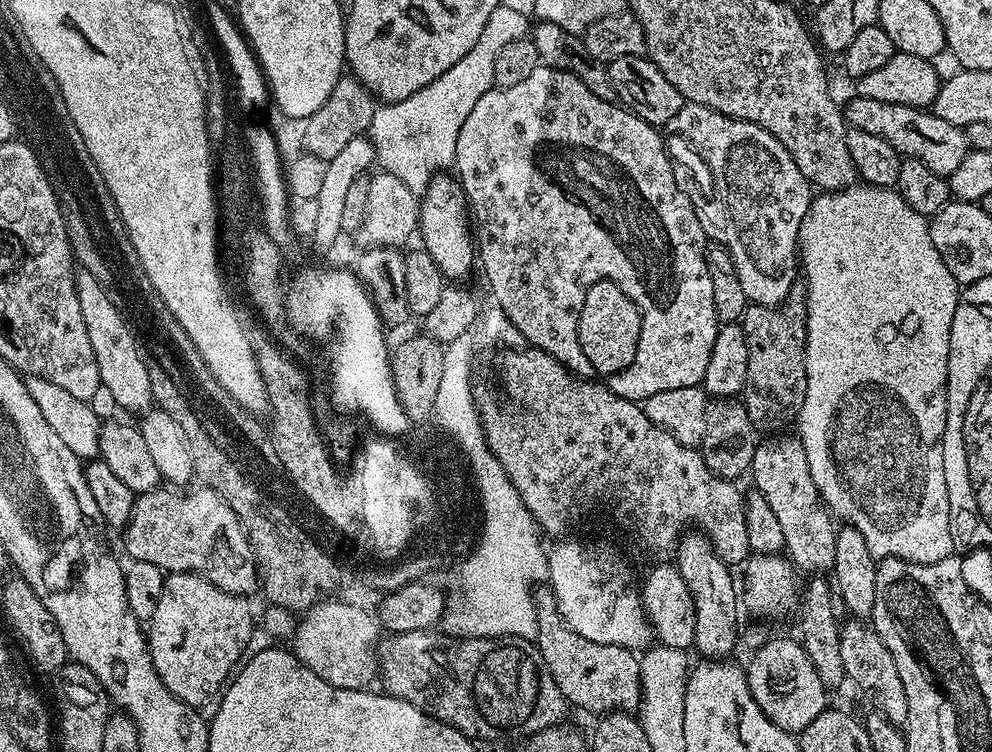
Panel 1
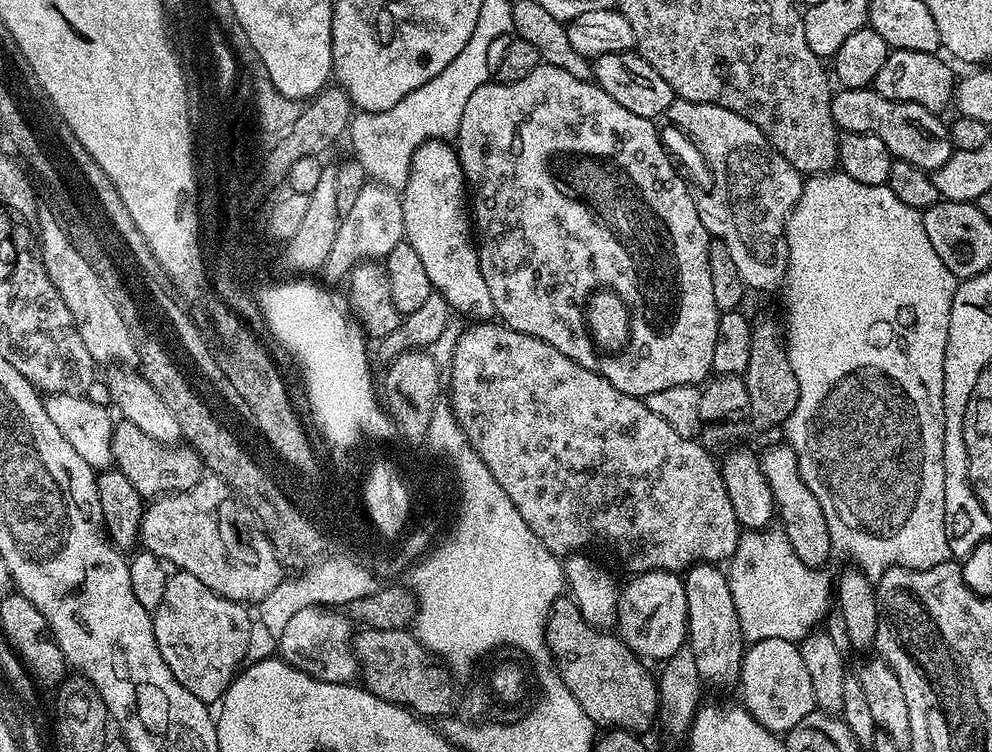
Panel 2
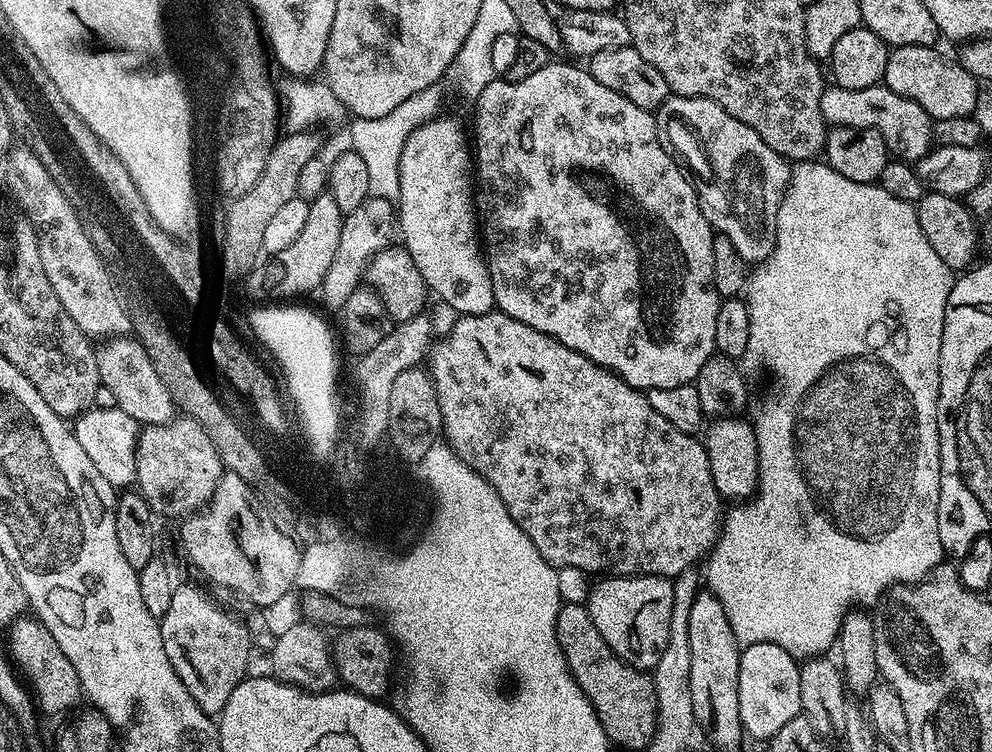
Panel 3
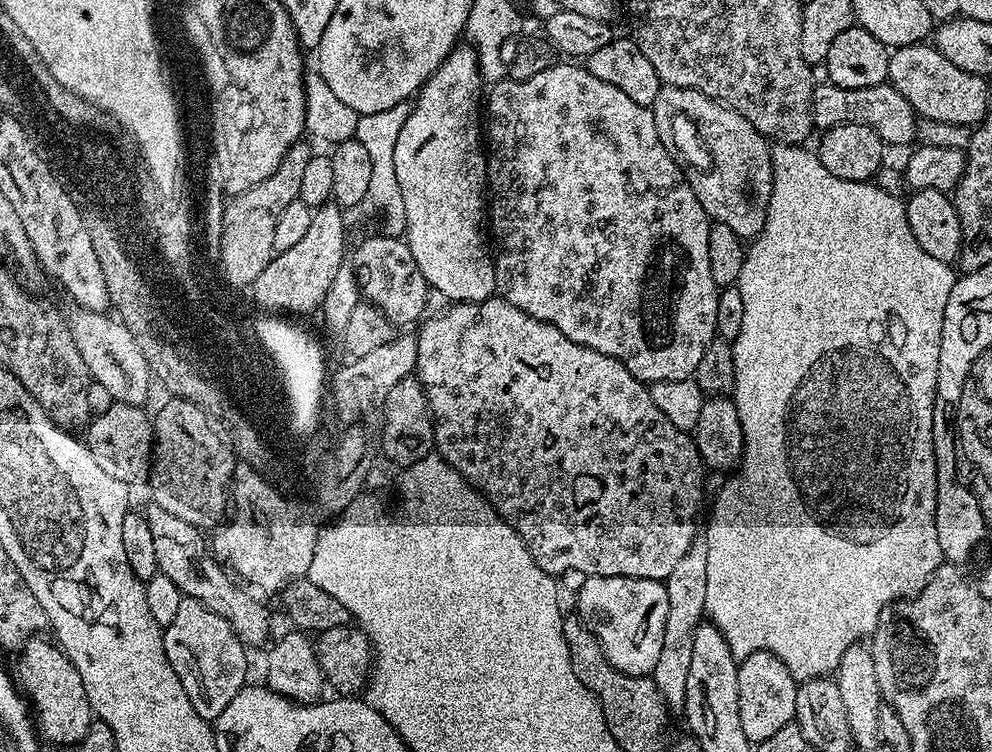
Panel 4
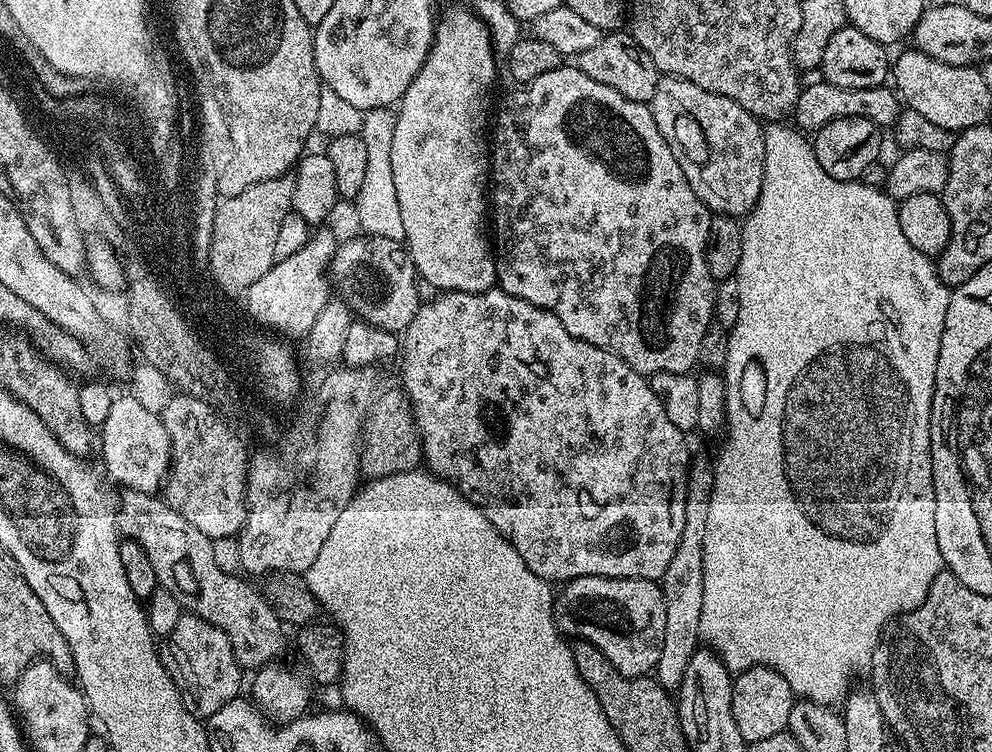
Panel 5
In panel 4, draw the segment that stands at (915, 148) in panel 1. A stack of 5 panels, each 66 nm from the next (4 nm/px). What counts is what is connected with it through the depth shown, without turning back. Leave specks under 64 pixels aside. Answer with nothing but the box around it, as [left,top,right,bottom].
[812,82,916,145]

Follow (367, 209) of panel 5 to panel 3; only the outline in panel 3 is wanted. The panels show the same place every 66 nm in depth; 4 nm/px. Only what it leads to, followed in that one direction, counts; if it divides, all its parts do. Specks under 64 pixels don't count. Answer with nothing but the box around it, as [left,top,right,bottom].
[351,83,444,202]

